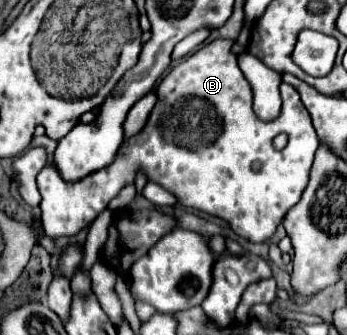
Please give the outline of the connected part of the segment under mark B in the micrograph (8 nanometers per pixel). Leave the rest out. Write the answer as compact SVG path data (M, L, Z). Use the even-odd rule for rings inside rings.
M217 38L205 46L201 46L197 52L189 54L183 62L179 62L157 86L157 104L145 124L145 128L121 144L117 158L111 166L89 174L85 180L67 184L59 180L61 176L53 166L47 166L37 176L37 186L41 192L41 224L47 236L59 238L59 236L75 236L79 230L89 226L105 208L107 204L119 194L119 190L135 180L135 170L143 168L149 176L149 180L161 184L165 190L173 192L179 198L179 204L193 206L197 210L203 210L207 214L219 216L225 222L231 224L233 232L249 242L265 242L269 240L289 208L293 208L307 182L309 182L309 170L313 164L315 150L319 146L315 128L311 124L311 116L305 112L305 106L297 94L297 90L289 84L281 84L283 94L283 106L281 114L275 120L263 122L255 116L251 104L253 104L253 92L249 82L245 80L237 56L231 52L233 40ZM281 132L289 134L289 144L283 150L275 150L273 138Z

